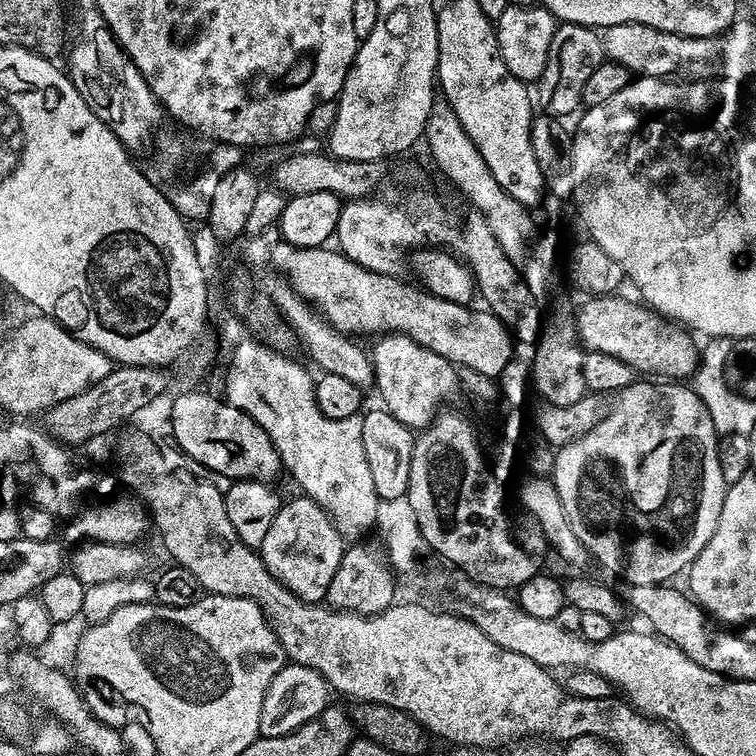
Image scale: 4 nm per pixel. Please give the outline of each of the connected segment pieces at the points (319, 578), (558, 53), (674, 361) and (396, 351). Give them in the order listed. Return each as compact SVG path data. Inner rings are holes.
M297 494L293 500L285 499L281 503L274 522L270 522L262 538L258 551L266 570L270 570L270 574L282 586L286 586L286 590L293 592L305 604L318 604L327 597L330 581L334 578L334 570L338 570L338 562L342 562L345 547L345 539L340 536L326 510L310 497Z
M561 23L550 42L546 70L542 70L538 81L540 100L544 103L543 111L557 118L568 118L572 111L575 113L582 104L583 86L589 81L590 74L605 60L604 42L597 29L581 24Z
M593 295L585 299L588 301L584 305L580 304L575 309L580 344L587 351L622 358L622 362L626 362L626 366L635 369L638 374L651 374L672 382L687 381L696 371L701 353L698 344L692 341L693 333L661 316L659 312L652 311L643 303L635 299L627 300L620 295Z
M384 334L375 341L377 342L373 348L370 348L370 357L372 363L372 375L374 377L374 387L376 386L377 390L380 391L380 396L382 399L383 407L388 409L390 414L394 414L394 418L398 418L398 422L402 422L408 428L413 430L423 430L428 427L428 424L431 420L436 419L438 413L441 411L444 399L451 394L452 391L457 391L458 388L458 368L457 365L452 364L446 358L442 358L442 354L434 354L434 350L426 350L426 346L418 346L418 342L414 342L409 336L402 336L399 334Z

